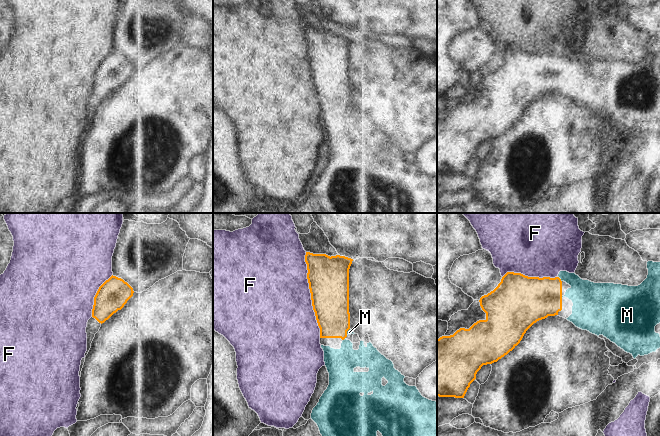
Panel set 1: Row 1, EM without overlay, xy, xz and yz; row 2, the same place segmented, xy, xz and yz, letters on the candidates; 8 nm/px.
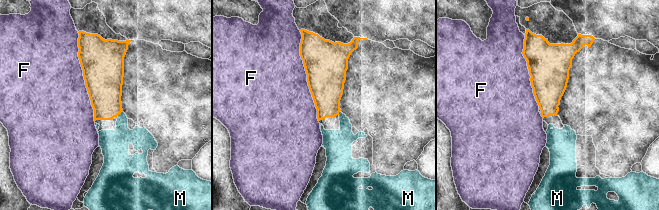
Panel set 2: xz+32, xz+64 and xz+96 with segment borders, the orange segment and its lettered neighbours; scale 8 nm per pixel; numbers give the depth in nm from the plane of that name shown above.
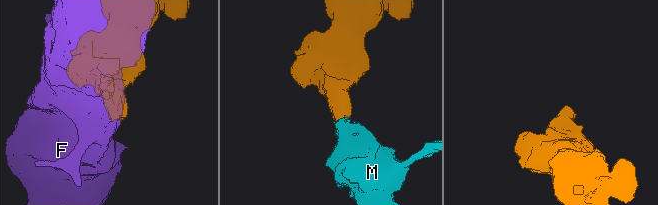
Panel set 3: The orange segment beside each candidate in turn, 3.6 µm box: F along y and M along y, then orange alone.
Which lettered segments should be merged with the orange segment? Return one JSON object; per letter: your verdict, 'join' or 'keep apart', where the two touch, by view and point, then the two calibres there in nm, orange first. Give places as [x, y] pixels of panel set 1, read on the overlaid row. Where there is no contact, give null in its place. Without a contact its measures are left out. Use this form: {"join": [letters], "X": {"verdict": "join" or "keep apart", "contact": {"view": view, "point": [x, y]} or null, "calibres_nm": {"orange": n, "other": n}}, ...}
{"join": ["M"], "F": {"verdict": "keep apart", "contact": {"view": "xz", "point": [311, 295]}, "calibres_nm": {"orange": 340, "other": 480}}, "M": {"verdict": "join", "contact": {"view": "yz", "point": [560, 279]}, "calibres_nm": {"orange": 340, "other": 260}}}

